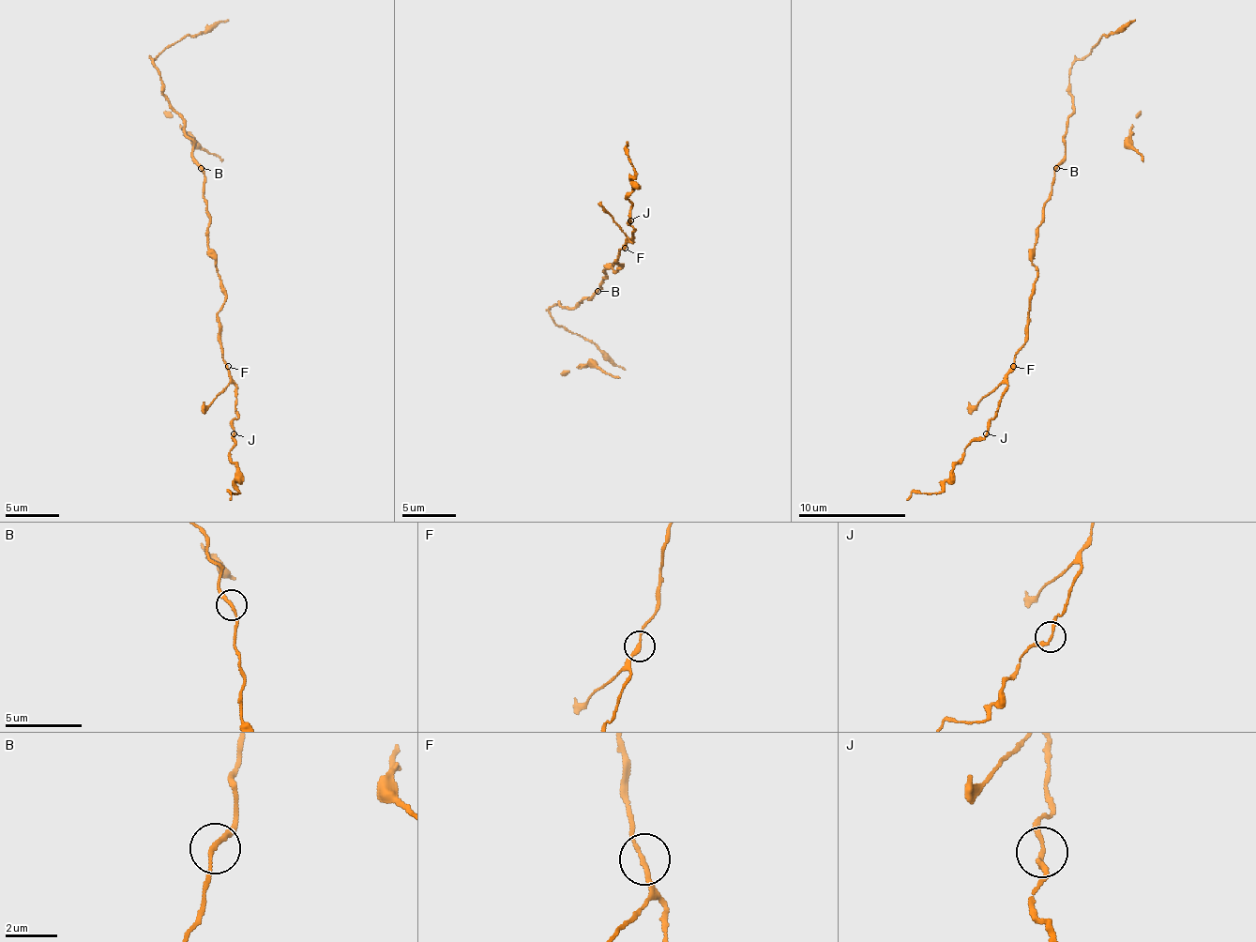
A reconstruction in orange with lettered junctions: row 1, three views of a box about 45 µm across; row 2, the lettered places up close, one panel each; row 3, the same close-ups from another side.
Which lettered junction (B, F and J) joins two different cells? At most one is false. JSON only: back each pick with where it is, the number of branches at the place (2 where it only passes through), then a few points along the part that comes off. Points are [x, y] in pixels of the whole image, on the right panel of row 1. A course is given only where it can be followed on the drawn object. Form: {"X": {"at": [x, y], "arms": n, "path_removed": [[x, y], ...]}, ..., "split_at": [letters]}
{"split_at": []}

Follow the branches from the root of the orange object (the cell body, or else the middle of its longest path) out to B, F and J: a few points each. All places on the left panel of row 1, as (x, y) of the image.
B: (209, 253), (209, 210), (204, 197), (204, 170), (201, 168)
F: (209, 253), (225, 294), (225, 304), (217, 321), (219, 347), (228, 366)
J: (209, 253), (225, 294), (225, 304), (217, 321), (222, 358), (235, 387), (233, 433)

